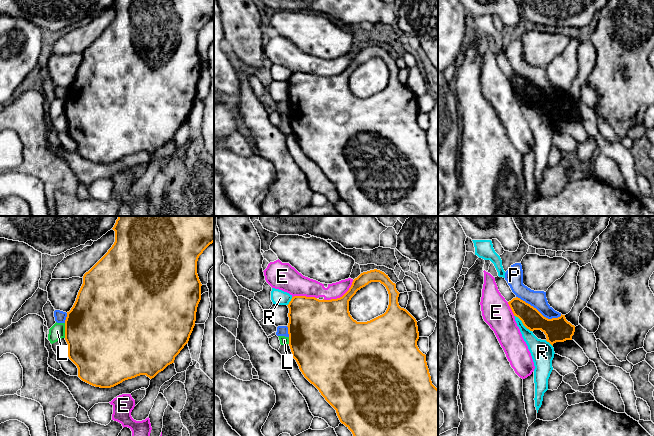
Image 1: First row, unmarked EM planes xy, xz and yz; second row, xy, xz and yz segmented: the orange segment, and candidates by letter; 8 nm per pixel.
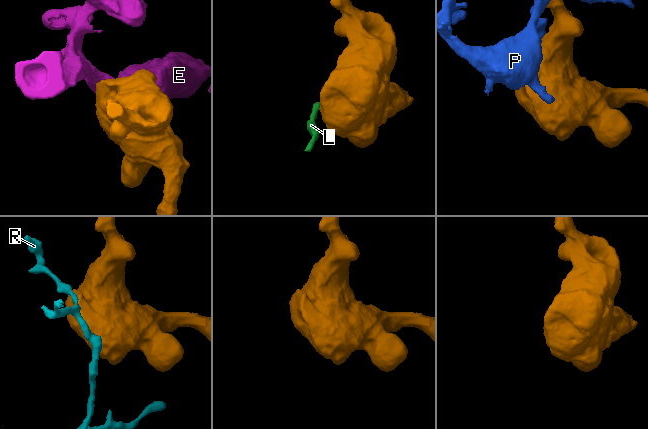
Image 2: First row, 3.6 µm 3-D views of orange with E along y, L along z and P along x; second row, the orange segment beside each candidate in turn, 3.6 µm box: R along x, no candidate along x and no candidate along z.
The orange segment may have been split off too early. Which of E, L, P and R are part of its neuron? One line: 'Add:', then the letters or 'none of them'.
Add: none of them

